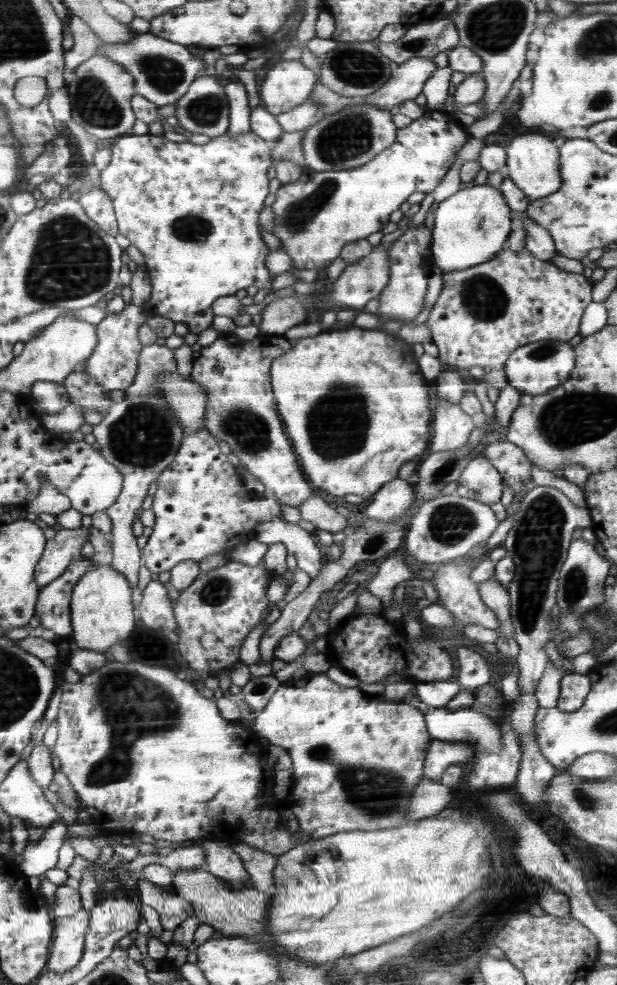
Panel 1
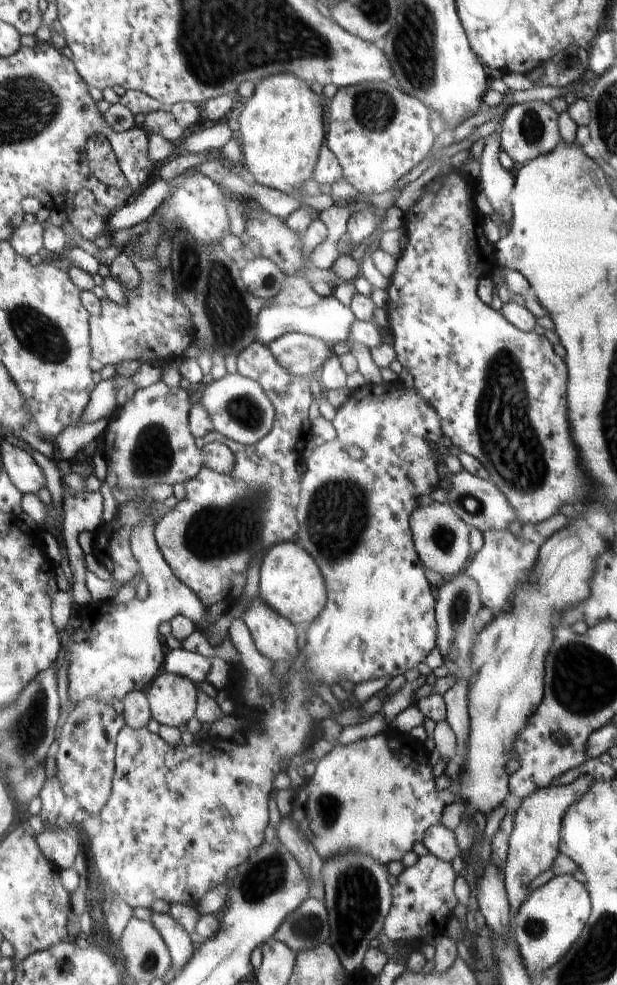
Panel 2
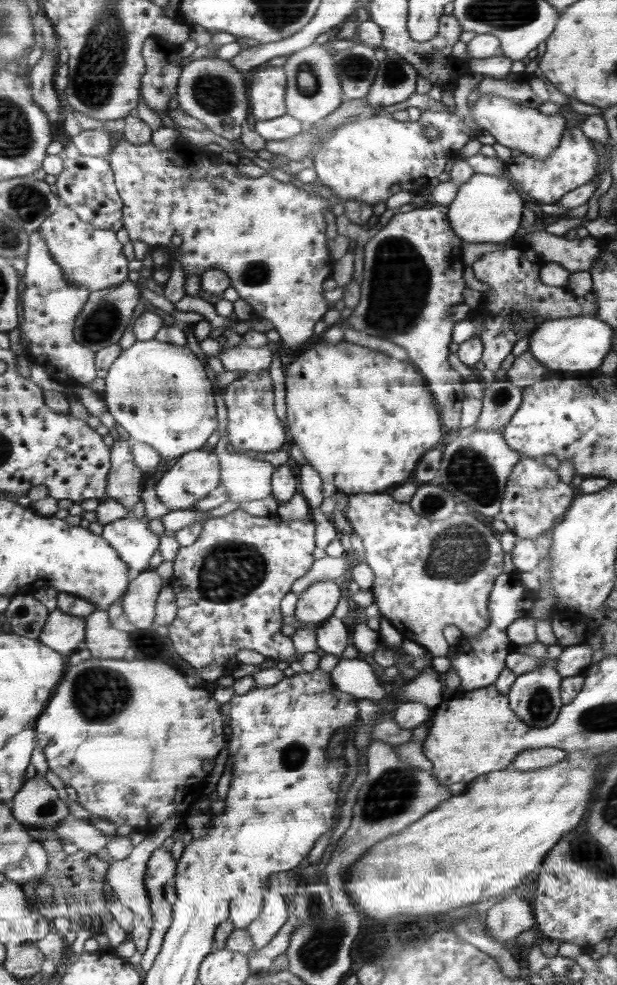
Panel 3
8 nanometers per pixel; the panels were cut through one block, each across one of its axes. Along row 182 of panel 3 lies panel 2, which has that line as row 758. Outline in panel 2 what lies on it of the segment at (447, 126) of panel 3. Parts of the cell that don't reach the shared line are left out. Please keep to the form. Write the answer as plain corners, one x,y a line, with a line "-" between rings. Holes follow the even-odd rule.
389,730
348,746
334,744
330,753
319,760
313,777
300,783
290,816
323,861
356,853
357,850
361,855
369,855
386,866
392,861
401,861
406,853
413,850
415,842
424,841
429,826
439,823
442,810
457,800
453,789
446,792
434,790
428,756
422,746
418,748
418,744
413,742
409,733

